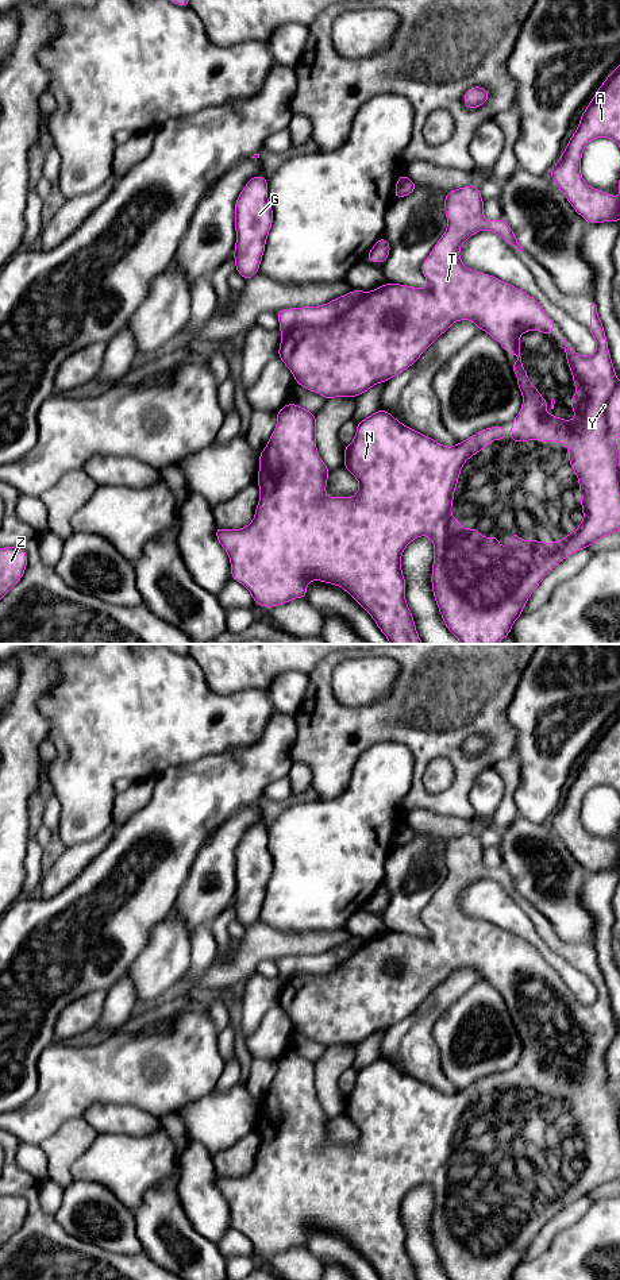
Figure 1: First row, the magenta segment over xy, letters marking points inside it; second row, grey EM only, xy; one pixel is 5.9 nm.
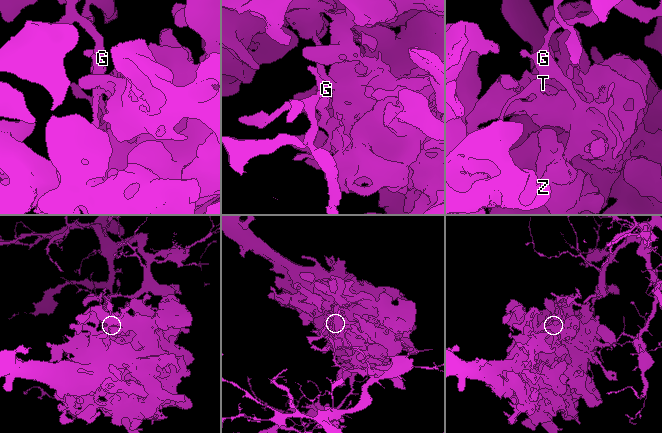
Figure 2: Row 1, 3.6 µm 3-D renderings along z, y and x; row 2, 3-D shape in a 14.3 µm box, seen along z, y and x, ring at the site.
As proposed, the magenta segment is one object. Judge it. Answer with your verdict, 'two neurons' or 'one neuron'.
two neurons

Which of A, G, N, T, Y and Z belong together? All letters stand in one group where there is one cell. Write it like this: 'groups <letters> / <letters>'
groups A N T Y Z / G

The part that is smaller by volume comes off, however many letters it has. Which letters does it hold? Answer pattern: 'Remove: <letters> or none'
Remove: G

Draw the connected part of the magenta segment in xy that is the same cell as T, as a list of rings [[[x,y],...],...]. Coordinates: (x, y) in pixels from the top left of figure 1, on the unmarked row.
[[[477,832],[453,837],[444,844],[447,876],[421,913],[428,930],[424,937],[386,930],[357,948],[346,961],[327,974],[301,975],[289,979],[281,987],[278,1006],[294,1025],[296,1032],[309,1040],[319,1041],[326,1048],[335,1045],[357,1045],[380,1030],[401,1022],[411,1015],[421,1002],[451,972],[459,968],[473,969],[478,978],[488,980],[504,999],[512,1001],[517,1009],[511,1014],[517,1023],[517,1034],[523,1042],[520,1061],[512,1068],[509,1084],[512,1091],[539,1088],[559,1090],[569,1098],[569,1111],[578,1129],[578,1141],[584,1169],[574,1180],[559,1190],[520,1188],[519,1180],[511,1183],[507,1195],[498,1194],[498,1184],[481,1185],[481,1177],[466,1177],[451,1163],[454,1138],[465,1110],[486,1096],[492,1088],[504,1088],[502,1073],[485,1076],[454,1095],[439,1092],[404,1072],[389,1060],[378,1057],[358,1071],[354,1088],[344,1095],[343,1114],[357,1126],[359,1138],[353,1145],[328,1145],[326,1133],[328,1117],[316,1096],[316,1063],[289,1050],[277,1059],[277,1073],[259,1102],[257,1133],[261,1144],[254,1168],[240,1177],[222,1177],[216,1173],[215,1183],[231,1210],[231,1226],[242,1231],[253,1244],[254,1252],[274,1256],[294,1246],[307,1246],[307,1233],[321,1229],[342,1235],[374,1268],[381,1280],[417,1280],[413,1264],[405,1249],[405,1226],[400,1214],[405,1195],[419,1184],[428,1184],[434,1191],[434,1212],[431,1222],[432,1241],[443,1271],[450,1280],[511,1280],[513,1271],[544,1227],[547,1221],[571,1202],[581,1199],[604,1184],[620,1179],[620,1092],[612,1086],[620,1086],[620,1030],[611,1009],[604,974],[598,965],[597,953],[590,953],[590,976],[597,998],[593,1003],[577,1002],[565,987],[561,995],[573,1022],[575,1044],[567,1050],[573,1055],[575,1067],[563,1068],[546,1061],[546,1045],[539,1042],[523,1015],[519,986],[525,979],[542,979],[547,986],[555,975],[540,952],[528,941],[490,922],[467,917],[459,905],[459,897],[475,880],[489,878],[502,886],[509,894],[523,899],[512,876],[501,867],[489,870],[484,865],[484,847]]]

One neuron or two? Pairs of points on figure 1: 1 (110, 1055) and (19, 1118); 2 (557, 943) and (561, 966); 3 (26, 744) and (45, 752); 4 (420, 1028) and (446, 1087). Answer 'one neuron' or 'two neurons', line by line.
1: one neuron
2: two neurons
3: two neurons
4: one neuron

